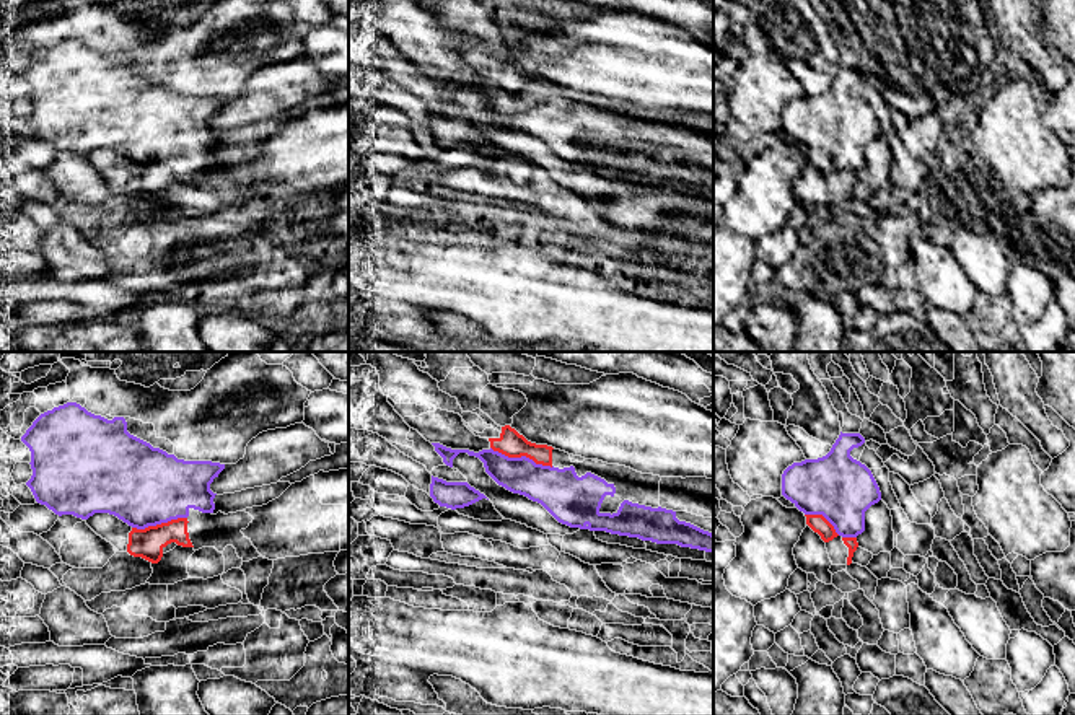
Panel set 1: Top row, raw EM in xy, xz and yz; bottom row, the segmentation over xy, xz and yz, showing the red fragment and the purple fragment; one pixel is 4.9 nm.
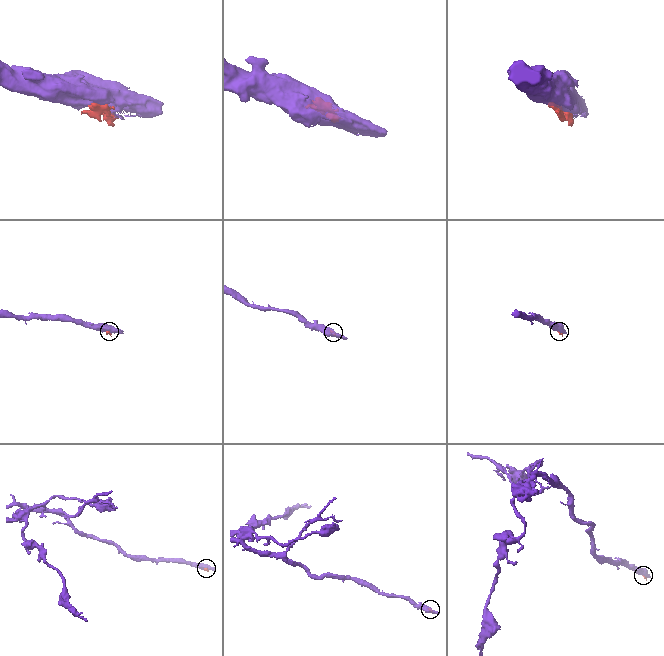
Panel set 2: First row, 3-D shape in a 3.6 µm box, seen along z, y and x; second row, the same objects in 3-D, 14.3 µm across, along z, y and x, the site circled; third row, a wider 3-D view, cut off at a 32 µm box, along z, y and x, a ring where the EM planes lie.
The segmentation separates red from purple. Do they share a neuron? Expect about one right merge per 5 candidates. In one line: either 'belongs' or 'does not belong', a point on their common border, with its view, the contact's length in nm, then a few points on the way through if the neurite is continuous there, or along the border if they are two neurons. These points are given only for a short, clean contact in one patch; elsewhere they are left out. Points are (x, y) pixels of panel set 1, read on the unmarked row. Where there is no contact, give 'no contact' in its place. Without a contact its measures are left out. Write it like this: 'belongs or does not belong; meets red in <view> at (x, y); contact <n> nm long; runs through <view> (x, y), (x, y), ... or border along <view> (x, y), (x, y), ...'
does not belong; meets red in xz at (522, 90); contact 320 nm long; border along xz (491, 82), (508, 92), (528, 92), (536, 98), (552, 101)

